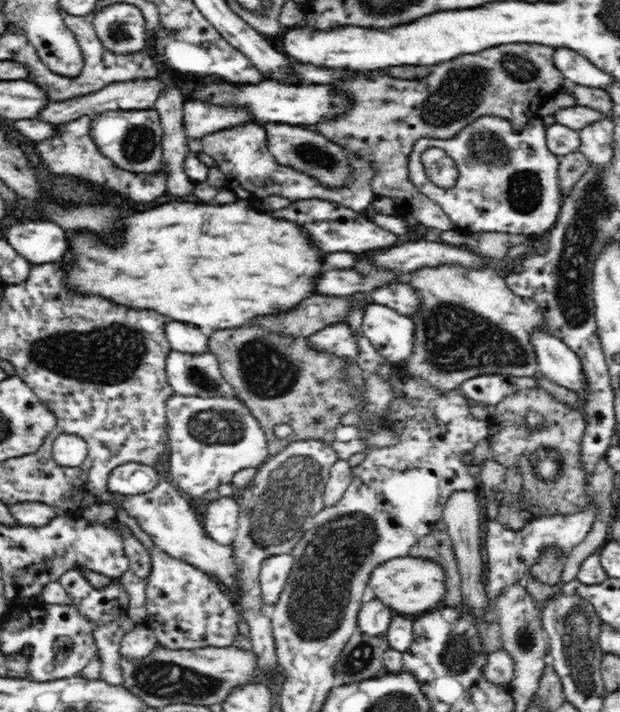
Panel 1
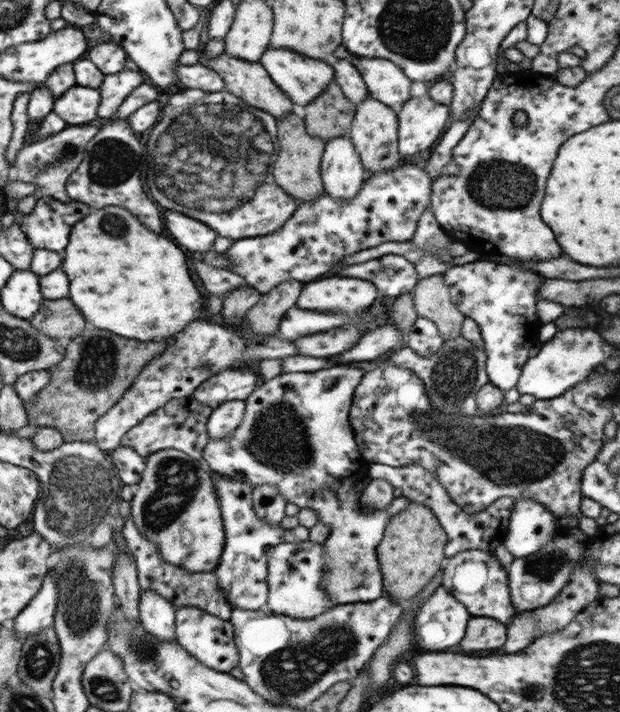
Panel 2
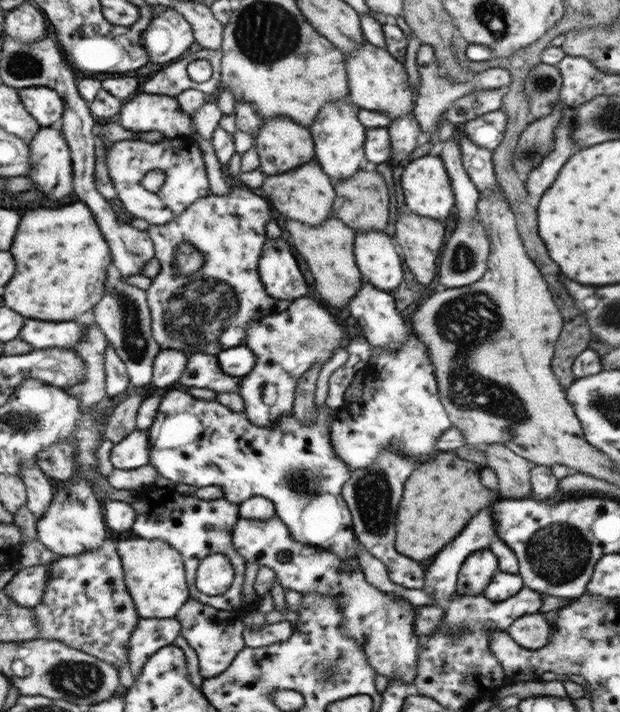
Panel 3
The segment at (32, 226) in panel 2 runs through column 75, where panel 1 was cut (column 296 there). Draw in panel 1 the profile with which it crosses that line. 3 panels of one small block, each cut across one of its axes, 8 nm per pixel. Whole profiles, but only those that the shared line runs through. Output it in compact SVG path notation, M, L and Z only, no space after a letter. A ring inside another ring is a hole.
M300 200L292 202L288 208L274 212L274 216L284 220L294 220L302 224L314 238L314 242L324 252L346 252L346 254L364 254L368 250L390 250L398 246L398 234L374 224L368 214L354 212L342 204L328 200Z

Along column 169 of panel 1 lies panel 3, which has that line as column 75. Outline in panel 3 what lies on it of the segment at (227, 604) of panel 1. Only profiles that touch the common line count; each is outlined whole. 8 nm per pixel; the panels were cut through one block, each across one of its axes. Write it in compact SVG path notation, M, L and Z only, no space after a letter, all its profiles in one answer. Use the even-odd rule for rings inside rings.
M105 538L101 546L75 556L59 558L49 566L51 580L45 588L45 600L41 606L33 608L35 620L41 626L39 638L59 640L111 664L113 668L129 662L129 636L135 632L135 622L139 616L123 582L123 566L117 554L117 542Z

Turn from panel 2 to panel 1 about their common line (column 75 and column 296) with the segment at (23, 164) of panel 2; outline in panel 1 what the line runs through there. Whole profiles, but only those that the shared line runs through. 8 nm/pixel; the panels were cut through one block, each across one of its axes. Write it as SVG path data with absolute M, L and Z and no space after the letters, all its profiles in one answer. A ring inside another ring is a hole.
M262 122L260 124L266 130L268 136L268 150L276 158L278 164L292 166L298 170L304 170L310 176L316 176L324 186L344 186L350 178L350 168L346 164L346 150L332 140L328 140L324 134L316 134L304 126L292 126L282 122Z

